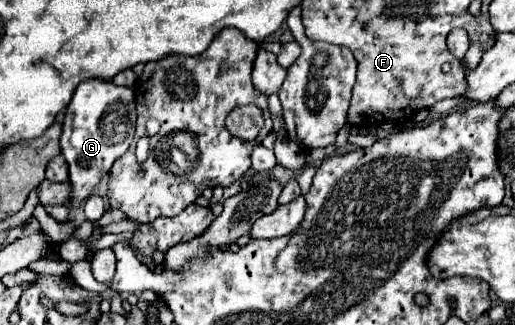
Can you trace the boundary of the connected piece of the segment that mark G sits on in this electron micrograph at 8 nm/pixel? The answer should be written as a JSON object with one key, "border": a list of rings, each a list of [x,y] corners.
{"border":[[[90,79],[78,85],[70,105],[66,107],[60,147],[62,155],[70,167],[70,183],[74,187],[70,205],[80,205],[92,193],[94,185],[108,175],[110,167],[118,157],[122,157],[132,139],[136,125],[134,91],[130,87],[118,87],[110,81]]]}

